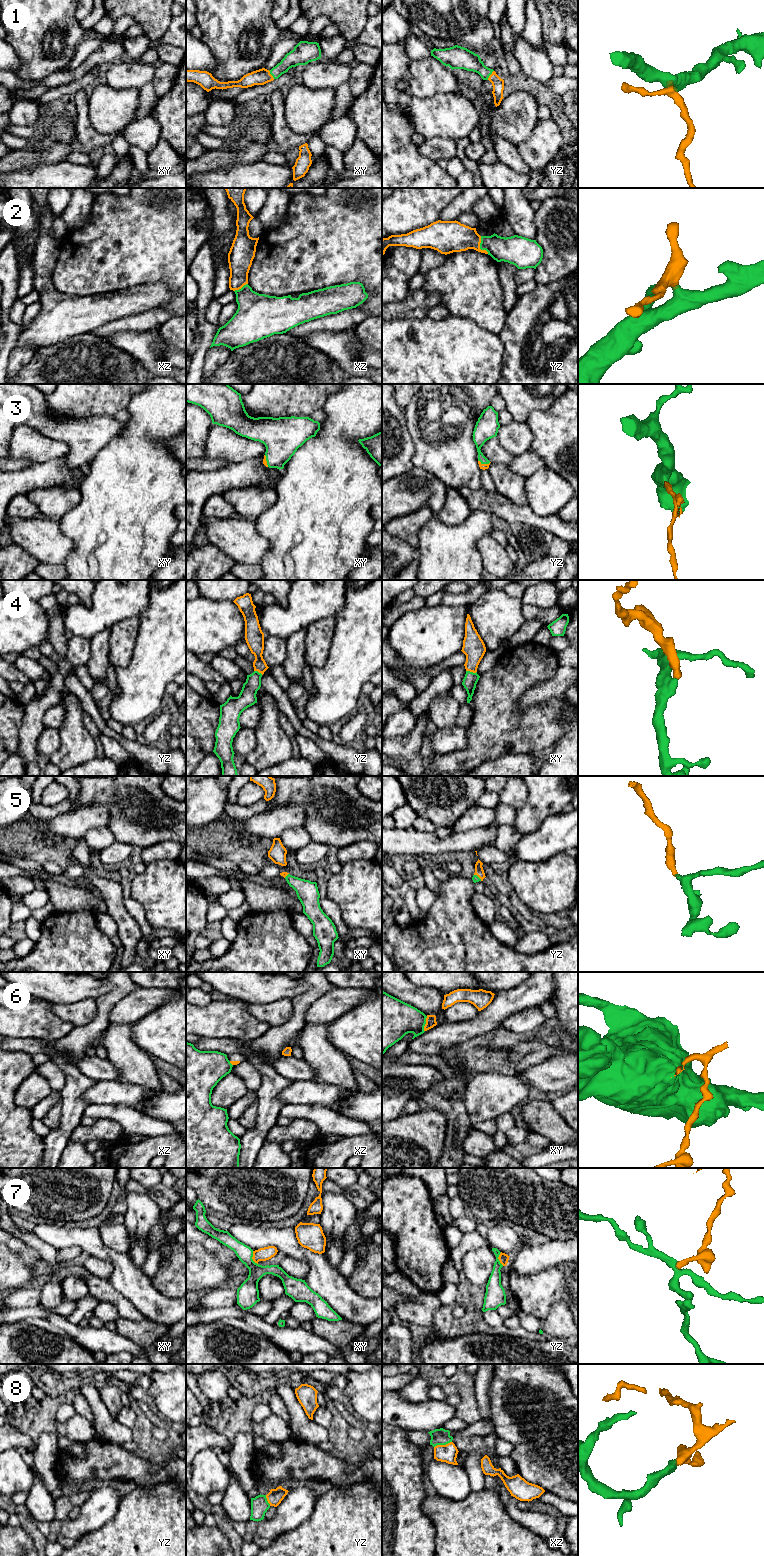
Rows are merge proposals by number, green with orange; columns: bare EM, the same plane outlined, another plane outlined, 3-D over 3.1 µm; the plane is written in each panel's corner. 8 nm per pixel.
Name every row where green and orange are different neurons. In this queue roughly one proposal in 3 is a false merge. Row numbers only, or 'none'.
6, 7

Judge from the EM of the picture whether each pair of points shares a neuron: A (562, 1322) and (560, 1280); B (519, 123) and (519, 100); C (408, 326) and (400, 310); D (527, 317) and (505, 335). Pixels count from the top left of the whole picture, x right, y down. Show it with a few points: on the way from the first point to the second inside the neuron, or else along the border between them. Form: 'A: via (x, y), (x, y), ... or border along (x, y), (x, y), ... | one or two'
A: border along (567, 1302), (557, 1301), (545, 1318) | two
B: via (520, 117), (519, 106) | one
C: border along (427, 316), (392, 320) | two
D: via (522, 322), (510, 334) | one

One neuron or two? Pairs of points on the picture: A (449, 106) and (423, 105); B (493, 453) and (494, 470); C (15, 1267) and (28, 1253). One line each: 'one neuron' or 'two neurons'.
A: one neuron
B: two neurons
C: two neurons

